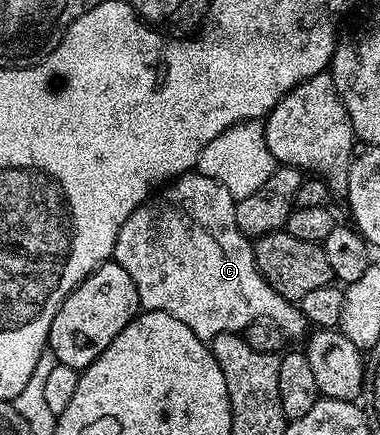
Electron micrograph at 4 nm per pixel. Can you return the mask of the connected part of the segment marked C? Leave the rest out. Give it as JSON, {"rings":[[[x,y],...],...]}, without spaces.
{"rings":[[[179,176],[159,187],[120,226],[113,263],[128,270],[132,282],[136,282],[138,303],[145,311],[167,312],[172,318],[180,318],[201,340],[209,342],[221,332],[241,333],[253,320],[271,320],[288,338],[305,337],[308,325],[301,307],[285,300],[260,274],[251,241],[236,226],[235,203],[234,196],[212,178]]]}

